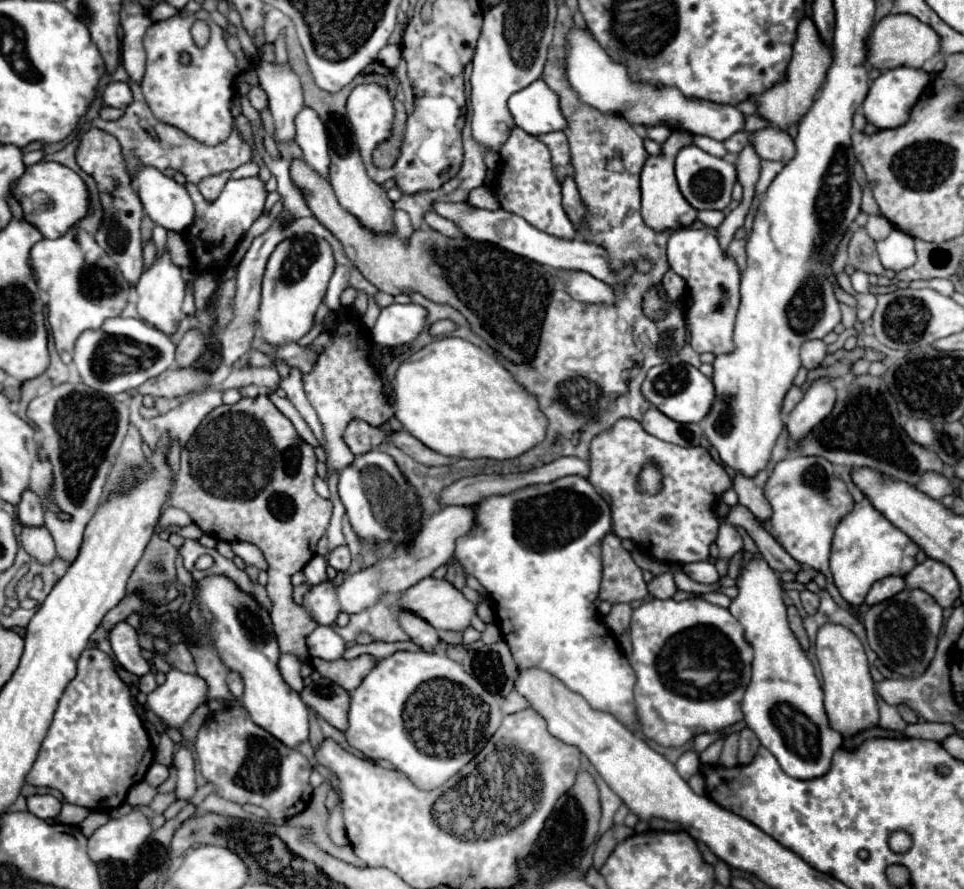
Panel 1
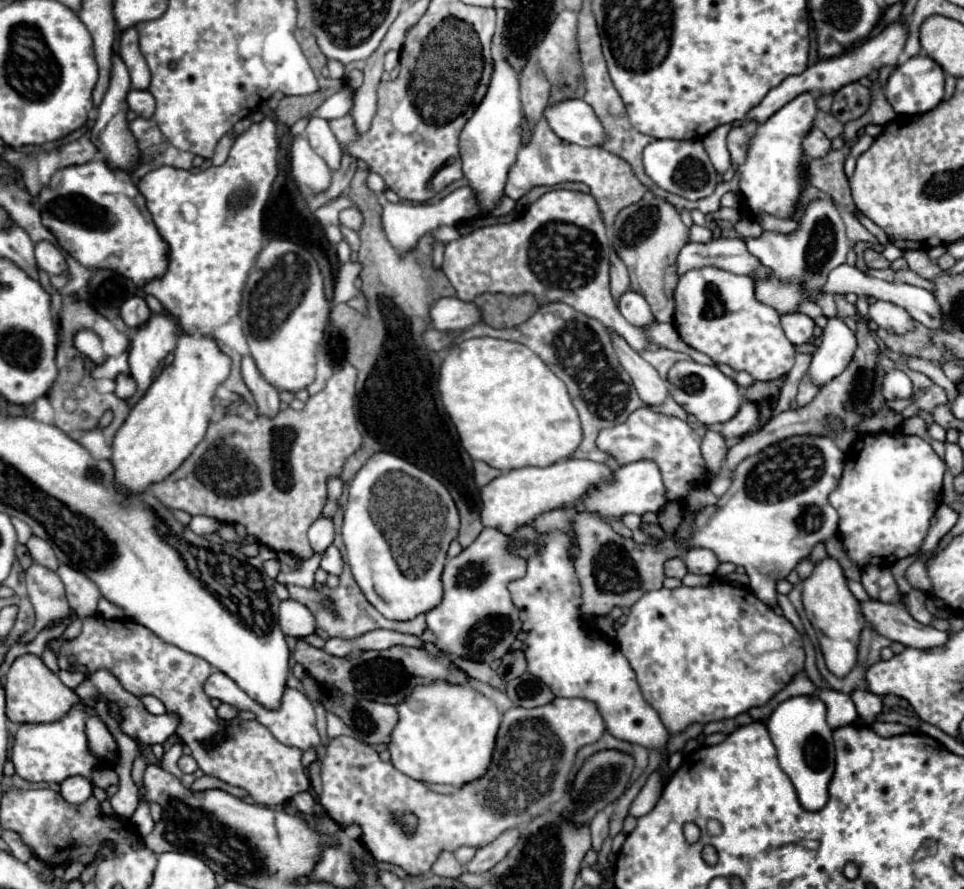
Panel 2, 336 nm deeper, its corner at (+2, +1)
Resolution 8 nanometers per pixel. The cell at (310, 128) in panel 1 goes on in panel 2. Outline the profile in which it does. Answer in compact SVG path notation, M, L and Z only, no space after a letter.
M313 117L305 129L305 135L311 147L315 149L315 153L329 165L331 171L335 171L341 159L341 145L329 127L329 121L321 117Z

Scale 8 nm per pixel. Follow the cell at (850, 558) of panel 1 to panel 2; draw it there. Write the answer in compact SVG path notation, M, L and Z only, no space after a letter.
M873 433L861 437L847 453L845 471L839 487L829 495L831 505L839 513L839 533L847 557L857 567L863 569L867 565L893 567L899 559L915 553L927 535L929 521L935 509L939 507L943 473L945 473L945 463L933 451L933 447L921 437L913 437L913 435L895 437L891 433Z

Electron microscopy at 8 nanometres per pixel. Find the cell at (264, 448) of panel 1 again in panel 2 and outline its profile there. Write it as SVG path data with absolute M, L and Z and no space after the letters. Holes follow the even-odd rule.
M345 363L343 367L335 369L327 381L327 389L311 395L301 411L287 407L275 417L259 415L255 421L247 421L241 415L223 415L217 421L211 421L205 439L195 447L189 459L163 483L151 485L151 493L169 509L183 509L189 515L207 515L221 523L241 523L247 527L251 537L271 551L291 553L295 559L307 561L313 557L307 529L325 507L325 481L339 475L347 455L355 453L361 445L361 435L353 413L355 381L357 369L351 363ZM197 475L209 475L209 485L205 485Z

